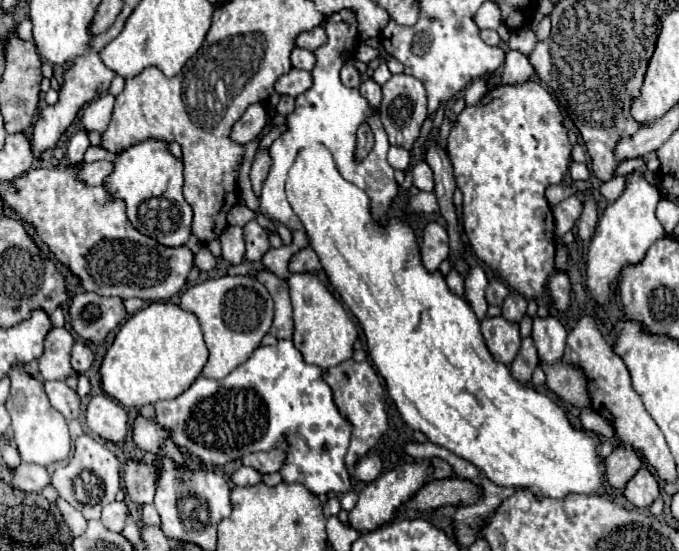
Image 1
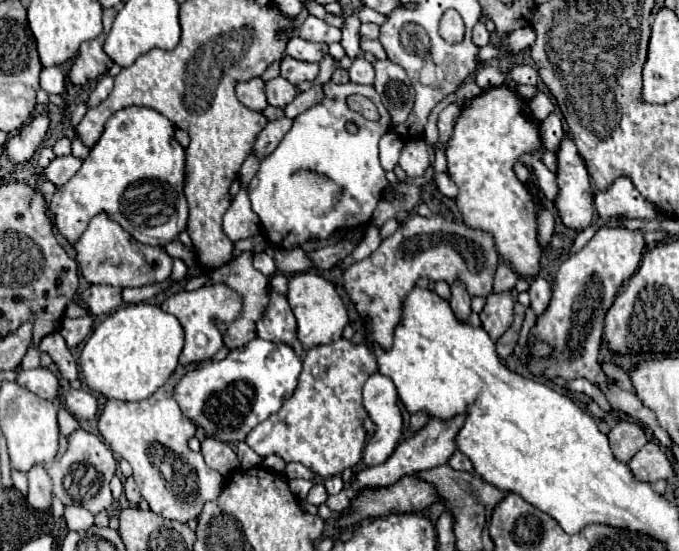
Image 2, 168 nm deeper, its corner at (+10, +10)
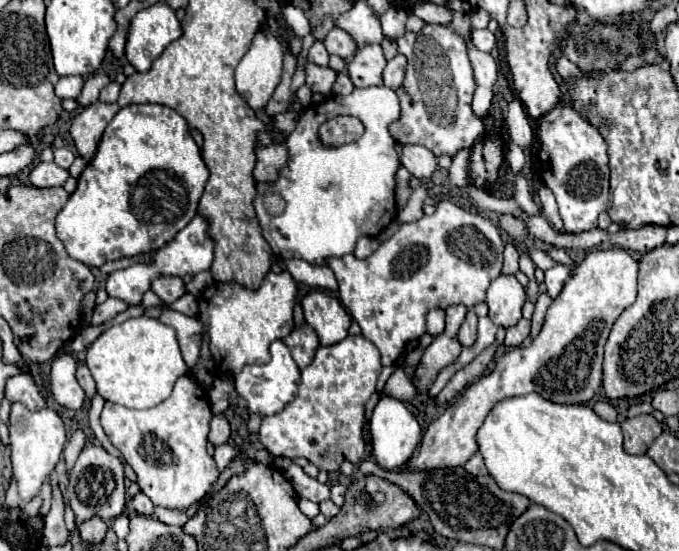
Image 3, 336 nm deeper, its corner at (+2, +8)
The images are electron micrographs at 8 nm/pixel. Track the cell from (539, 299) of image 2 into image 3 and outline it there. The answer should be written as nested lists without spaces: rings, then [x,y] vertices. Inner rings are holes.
[[[558,264],[558,266],[550,268],[550,270],[546,270],[546,280],[544,280],[544,284],[546,284],[546,294],[548,294],[550,298],[556,298],[556,296],[560,294],[560,290],[562,290],[562,286],[564,286],[570,270],[572,270],[572,268],[566,266],[566,264]]]

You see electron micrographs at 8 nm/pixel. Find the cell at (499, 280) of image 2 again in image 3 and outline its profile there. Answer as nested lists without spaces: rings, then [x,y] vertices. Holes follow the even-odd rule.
[[[506,242],[502,274],[516,274],[516,272],[518,272],[518,250],[514,248],[514,244],[512,244],[512,242]]]

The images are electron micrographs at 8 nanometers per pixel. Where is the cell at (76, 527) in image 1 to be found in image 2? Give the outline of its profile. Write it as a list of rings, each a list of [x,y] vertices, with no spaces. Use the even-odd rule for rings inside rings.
[[[66,506],[64,520],[68,524],[68,530],[88,530],[94,524],[94,516],[88,510],[82,510],[82,506]]]

